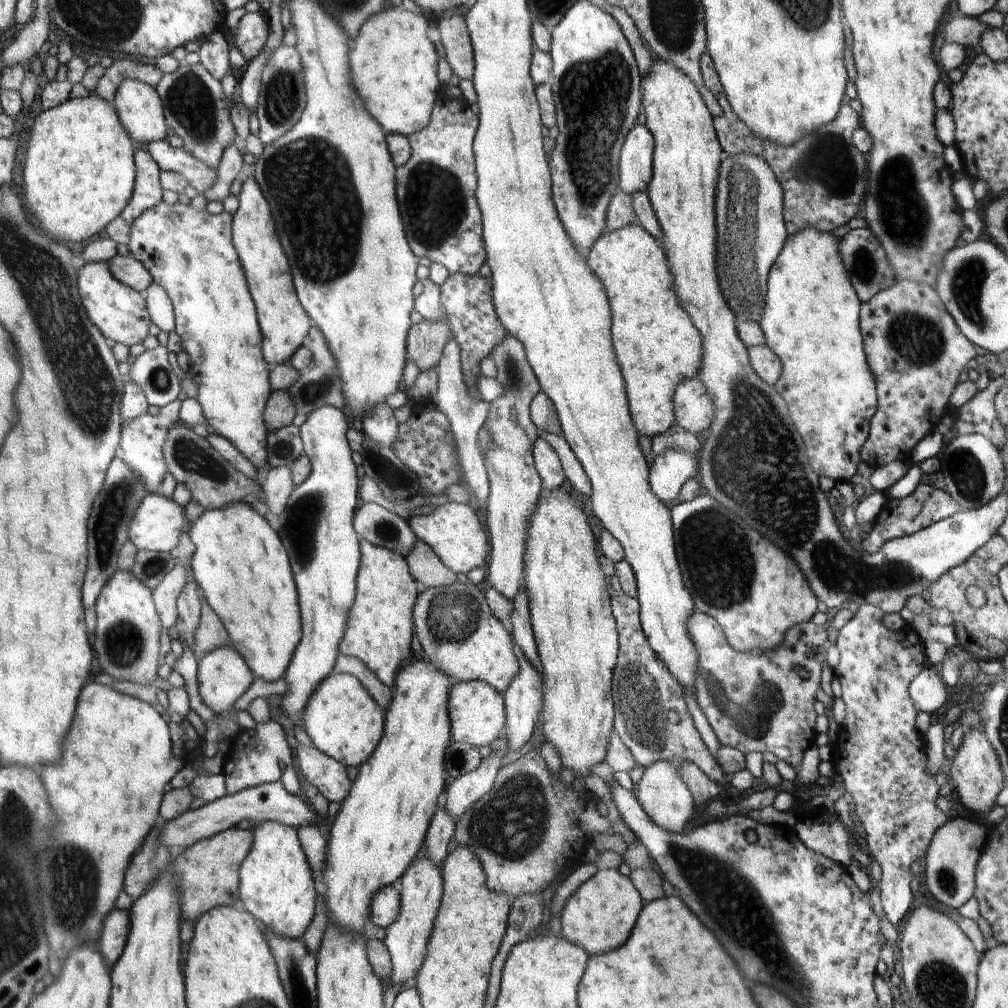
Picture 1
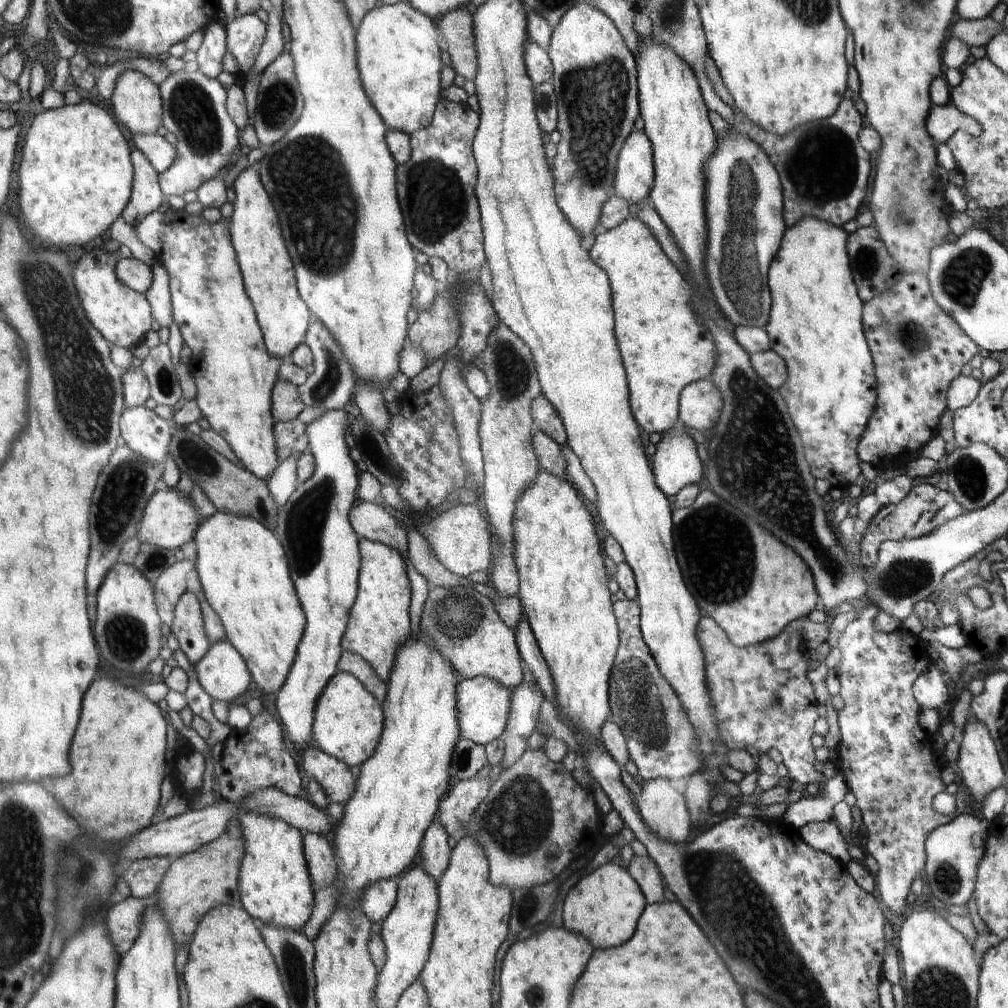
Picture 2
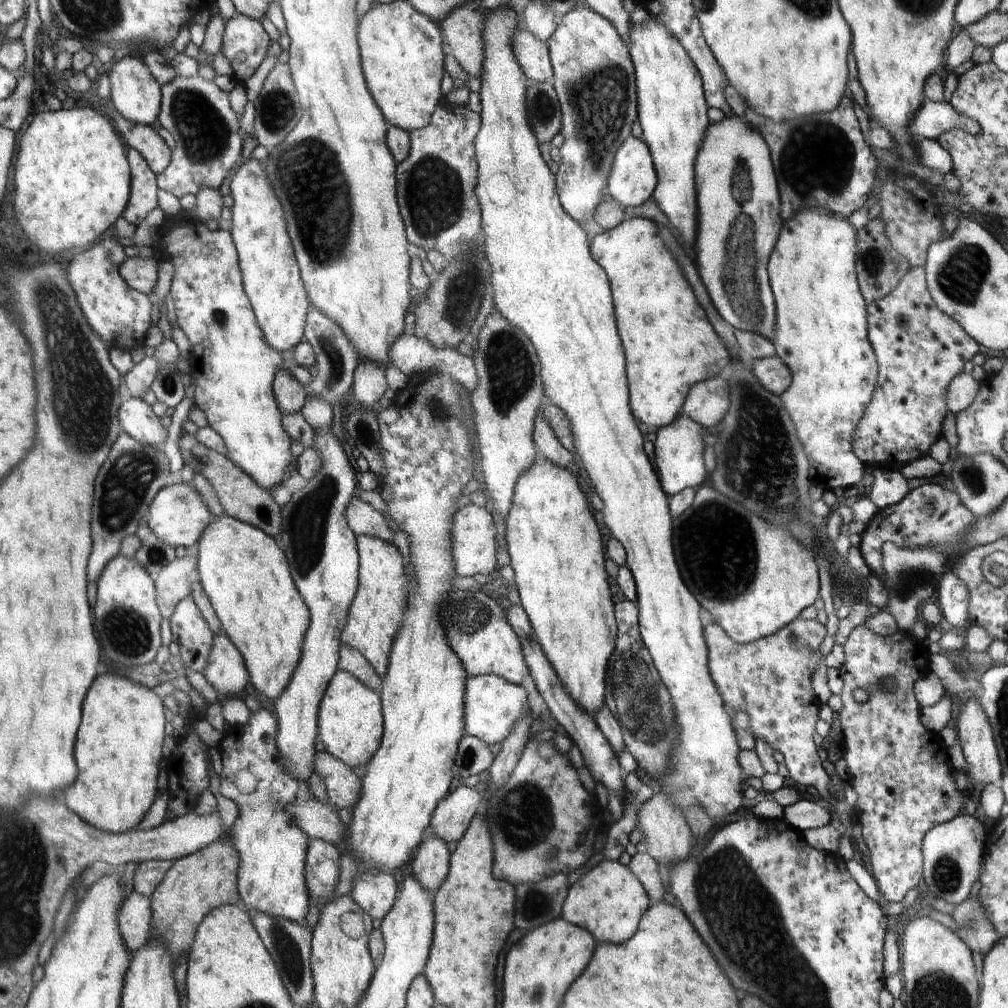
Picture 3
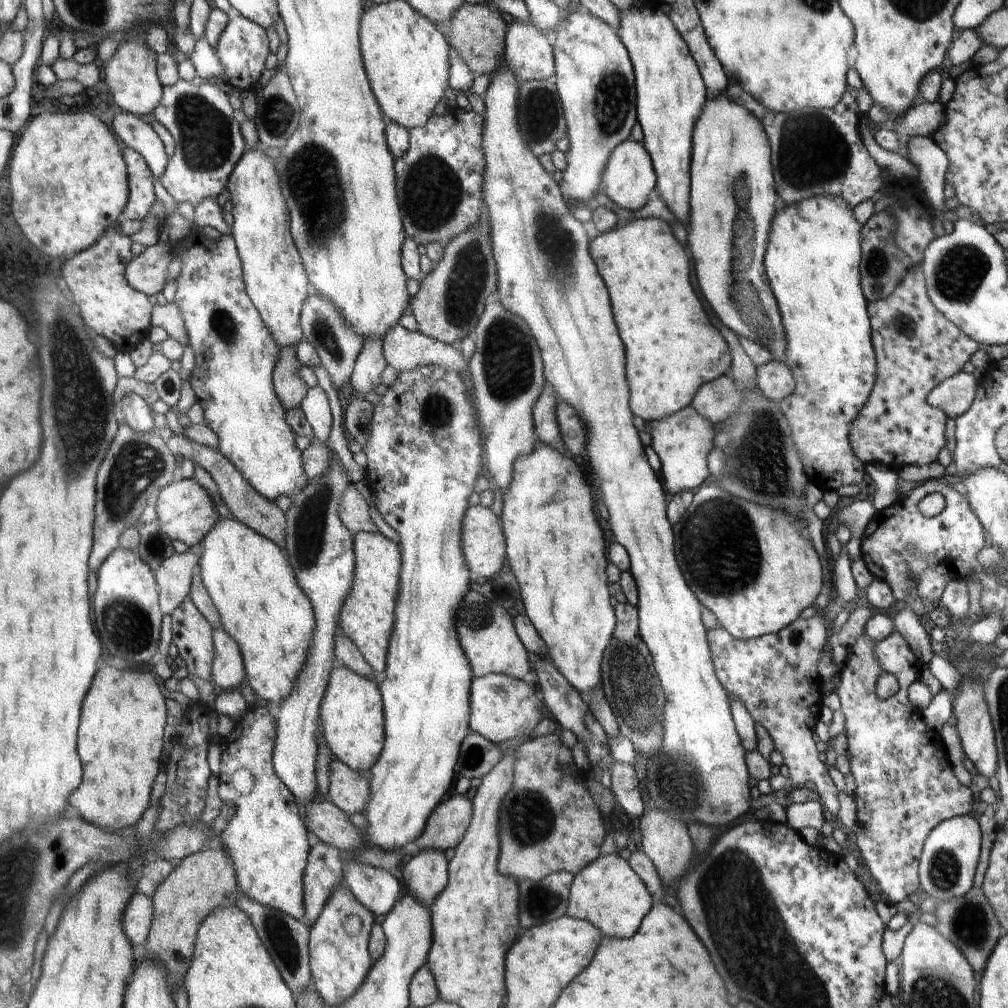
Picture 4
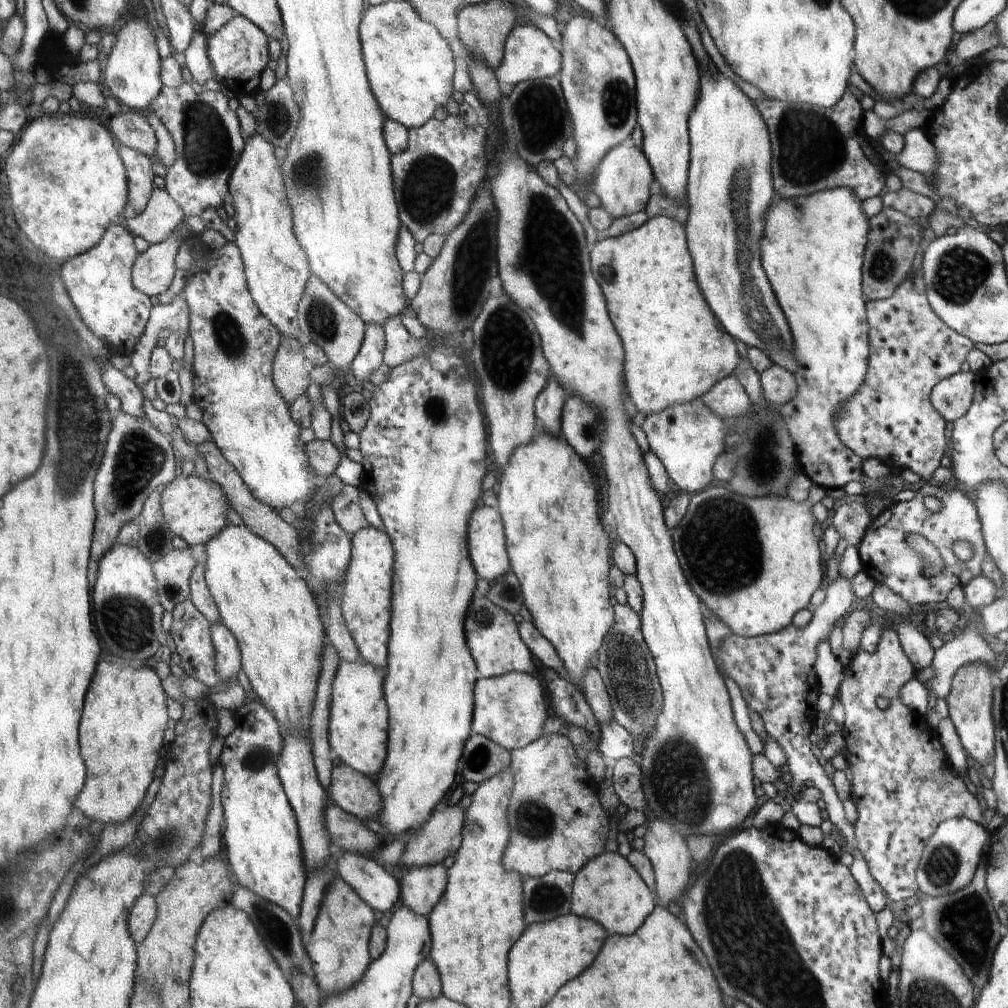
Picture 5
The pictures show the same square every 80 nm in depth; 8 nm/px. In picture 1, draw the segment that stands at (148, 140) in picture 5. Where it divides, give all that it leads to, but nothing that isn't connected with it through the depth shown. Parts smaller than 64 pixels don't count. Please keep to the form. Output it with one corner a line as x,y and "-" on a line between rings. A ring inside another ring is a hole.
167,140
148,143
145,148
162,170
182,173
198,194
202,194
216,180
216,169
209,169
184,149
174,148

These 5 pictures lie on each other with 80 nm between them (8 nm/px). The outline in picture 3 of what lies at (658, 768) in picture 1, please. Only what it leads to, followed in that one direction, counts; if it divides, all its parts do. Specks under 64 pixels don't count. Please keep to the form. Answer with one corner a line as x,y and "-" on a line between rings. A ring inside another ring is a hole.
654,794
652,799
641,804
637,818
637,828
643,836
646,852
659,864
686,860
692,848
692,832
684,812
673,801

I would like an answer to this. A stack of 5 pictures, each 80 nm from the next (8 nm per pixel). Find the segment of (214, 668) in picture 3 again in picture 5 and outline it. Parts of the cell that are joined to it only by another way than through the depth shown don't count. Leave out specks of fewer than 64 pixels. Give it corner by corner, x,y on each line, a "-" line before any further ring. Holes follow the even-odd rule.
221,620
211,624
211,634
216,649
217,671
221,674
221,686
225,687
230,679
237,678
238,670
242,668
241,647
237,637

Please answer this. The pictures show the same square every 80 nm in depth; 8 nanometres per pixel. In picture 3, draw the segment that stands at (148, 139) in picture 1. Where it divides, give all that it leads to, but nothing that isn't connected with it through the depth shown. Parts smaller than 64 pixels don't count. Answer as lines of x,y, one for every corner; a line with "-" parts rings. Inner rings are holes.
123,57
108,67
111,99
115,109
126,119
141,125
150,125
160,114
160,82
142,58

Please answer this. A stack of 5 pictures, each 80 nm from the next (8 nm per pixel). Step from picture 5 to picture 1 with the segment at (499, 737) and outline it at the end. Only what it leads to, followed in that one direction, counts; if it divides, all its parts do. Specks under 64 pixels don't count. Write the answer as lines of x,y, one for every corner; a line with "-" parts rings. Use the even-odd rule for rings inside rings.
460,681
449,690
449,717
453,726
453,739
468,743
473,747
490,746
496,738
503,736
508,722
505,712
504,693
498,692
493,685
482,681

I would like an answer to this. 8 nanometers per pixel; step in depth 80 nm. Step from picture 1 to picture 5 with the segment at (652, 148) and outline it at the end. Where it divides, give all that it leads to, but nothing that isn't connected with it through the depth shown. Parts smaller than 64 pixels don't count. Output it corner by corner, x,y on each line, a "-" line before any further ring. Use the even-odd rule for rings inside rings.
622,146
614,148
610,156
606,156
606,164
602,168
597,168
592,184
592,190
601,200
610,216
614,219
630,216
646,210
646,202
650,198
650,182
652,182
652,170
645,154
642,154
634,146

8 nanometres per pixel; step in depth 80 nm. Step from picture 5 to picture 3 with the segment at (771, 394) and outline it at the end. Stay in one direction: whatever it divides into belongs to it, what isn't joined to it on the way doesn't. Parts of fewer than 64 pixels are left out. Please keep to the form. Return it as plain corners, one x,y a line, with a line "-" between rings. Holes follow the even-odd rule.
778,355
748,362
753,373
771,393
780,396
792,383
792,370

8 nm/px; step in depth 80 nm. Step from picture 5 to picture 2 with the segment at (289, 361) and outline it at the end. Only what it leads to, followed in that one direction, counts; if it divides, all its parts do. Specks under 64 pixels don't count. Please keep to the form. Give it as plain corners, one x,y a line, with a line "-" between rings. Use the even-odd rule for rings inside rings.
277,379
273,388
273,416
276,421
289,421
296,418
305,408
299,395
299,388
287,380

